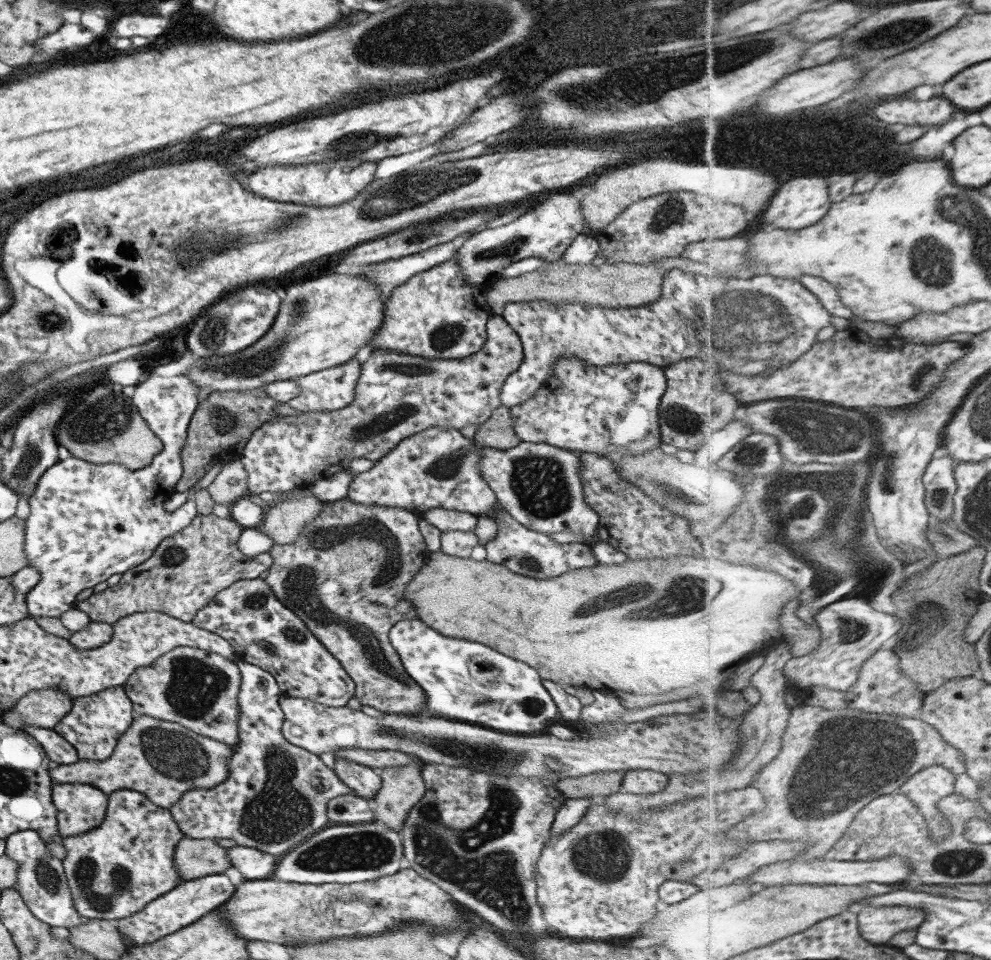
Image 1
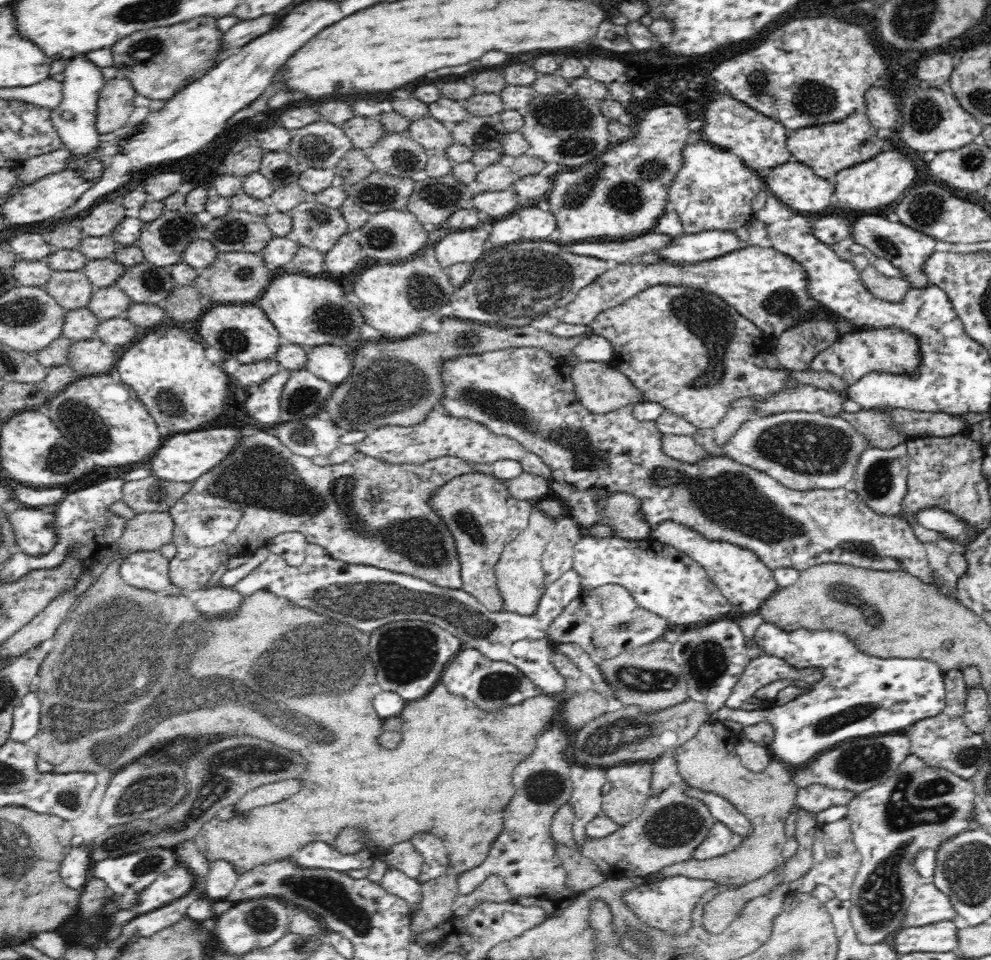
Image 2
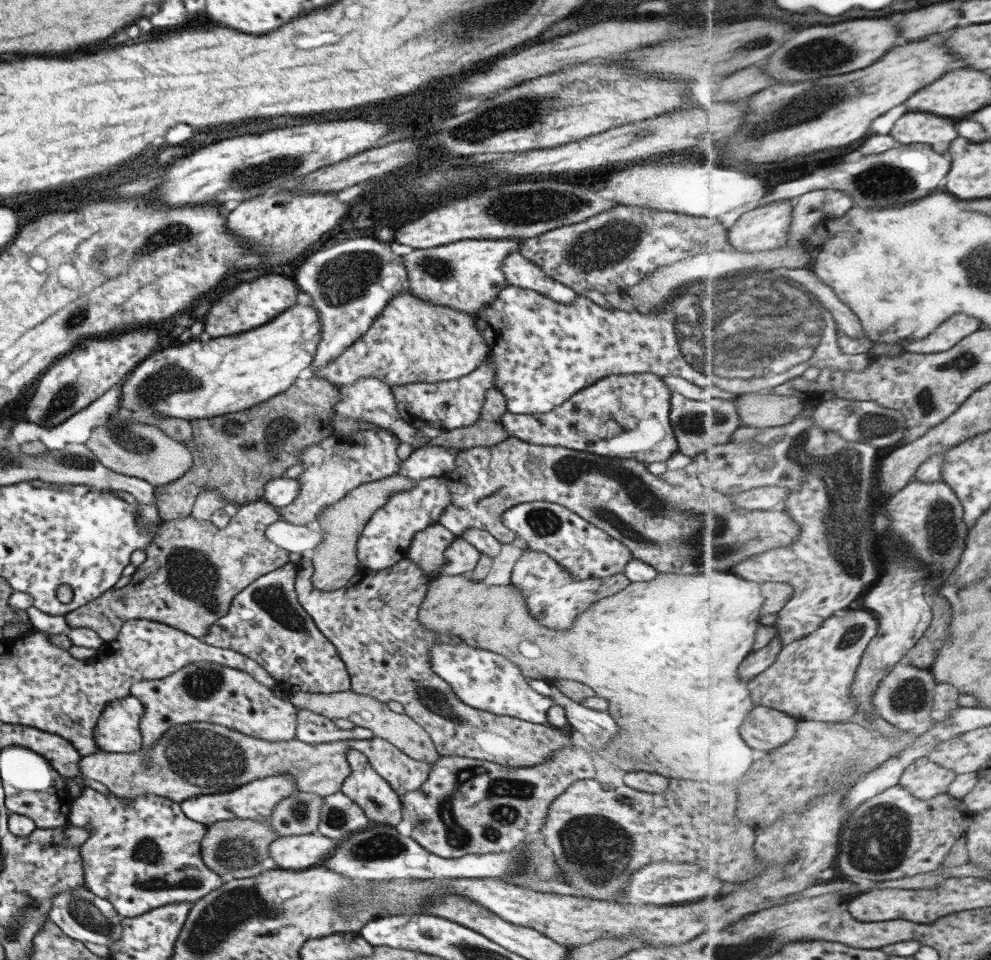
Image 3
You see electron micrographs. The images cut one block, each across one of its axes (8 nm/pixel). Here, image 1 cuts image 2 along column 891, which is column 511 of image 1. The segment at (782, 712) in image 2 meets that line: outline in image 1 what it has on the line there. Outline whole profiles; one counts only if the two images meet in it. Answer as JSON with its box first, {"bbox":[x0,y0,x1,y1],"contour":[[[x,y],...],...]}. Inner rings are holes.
{"bbox":[388,619,557,734],"contour":[[[403,619],[398,623],[393,624],[388,632],[389,642],[392,646],[392,650],[397,652],[399,656],[399,661],[401,662],[405,674],[409,676],[425,694],[425,714],[428,716],[433,716],[437,718],[444,718],[445,720],[450,720],[459,723],[466,723],[471,725],[478,725],[479,727],[486,727],[487,729],[492,729],[493,731],[501,731],[502,733],[510,734],[540,734],[544,733],[545,729],[549,727],[549,720],[555,720],[557,718],[557,707],[553,702],[553,699],[549,696],[549,693],[543,688],[541,684],[541,676],[532,666],[525,664],[524,662],[513,660],[513,657],[505,656],[487,645],[473,642],[470,640],[465,640],[461,638],[451,638],[448,636],[443,636],[438,633],[433,628],[429,628],[429,625],[423,624],[419,619]]]}

